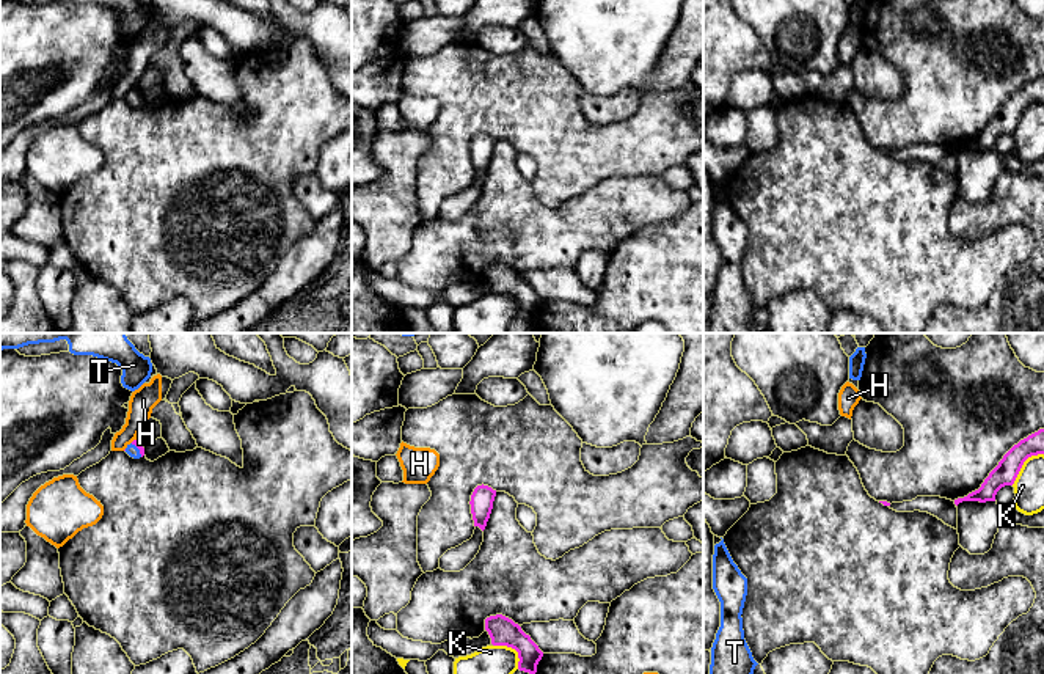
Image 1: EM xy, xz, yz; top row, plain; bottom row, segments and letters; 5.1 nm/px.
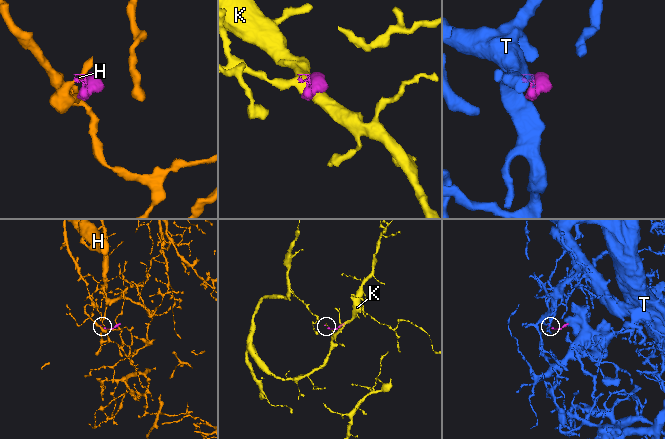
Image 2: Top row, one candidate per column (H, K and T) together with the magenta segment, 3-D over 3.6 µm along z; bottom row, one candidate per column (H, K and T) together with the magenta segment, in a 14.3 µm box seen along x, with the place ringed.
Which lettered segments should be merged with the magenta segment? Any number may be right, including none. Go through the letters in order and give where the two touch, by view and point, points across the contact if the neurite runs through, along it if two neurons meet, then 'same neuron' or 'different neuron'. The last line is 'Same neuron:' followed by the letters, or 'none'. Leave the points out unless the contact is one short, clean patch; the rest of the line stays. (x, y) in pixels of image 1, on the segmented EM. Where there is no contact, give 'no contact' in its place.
H: meets magenta in xy at (134, 440); different neuron
K: meets magenta in yz at (1022, 464); border along yz (1043, 453), (1032, 454), (1011, 484); different neuron
T: meets magenta in xy at (138, 448); same neuron
Same neuron: T

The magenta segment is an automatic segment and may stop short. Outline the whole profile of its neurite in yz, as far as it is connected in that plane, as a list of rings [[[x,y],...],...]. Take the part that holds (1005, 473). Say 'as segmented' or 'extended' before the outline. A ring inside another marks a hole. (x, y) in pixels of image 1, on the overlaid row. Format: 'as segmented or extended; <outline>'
as segmented; [[[1044,429],[1014,445],[989,473],[981,487],[964,498],[955,500],[955,504],[958,506],[962,501],[995,501],[995,495],[1002,487],[1014,484],[1024,462],[1038,454],[1044,454]]]

